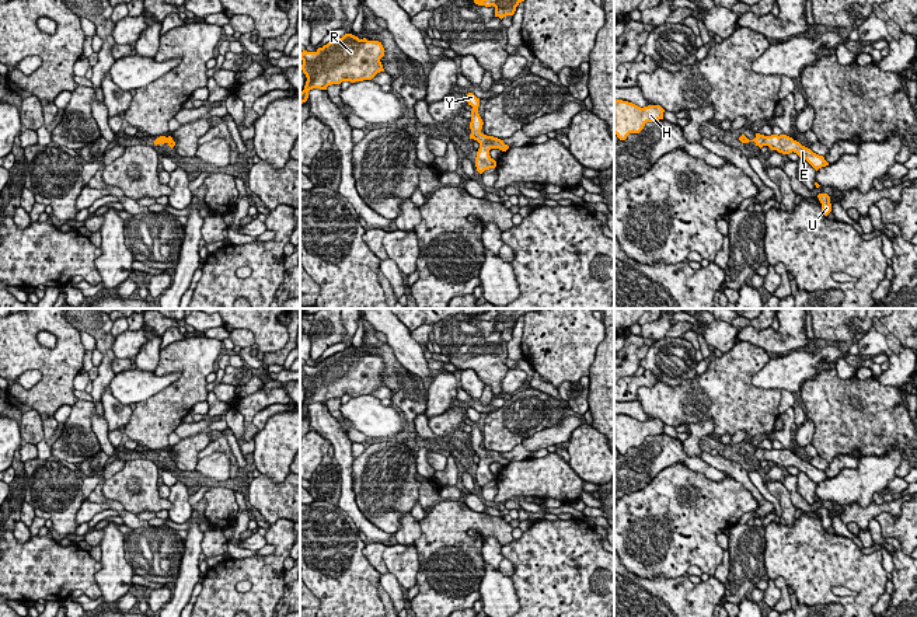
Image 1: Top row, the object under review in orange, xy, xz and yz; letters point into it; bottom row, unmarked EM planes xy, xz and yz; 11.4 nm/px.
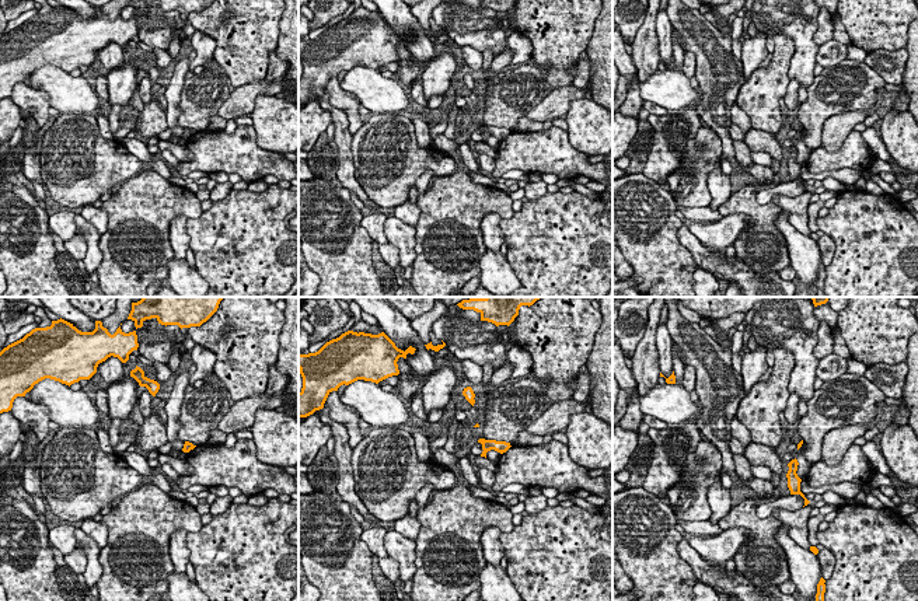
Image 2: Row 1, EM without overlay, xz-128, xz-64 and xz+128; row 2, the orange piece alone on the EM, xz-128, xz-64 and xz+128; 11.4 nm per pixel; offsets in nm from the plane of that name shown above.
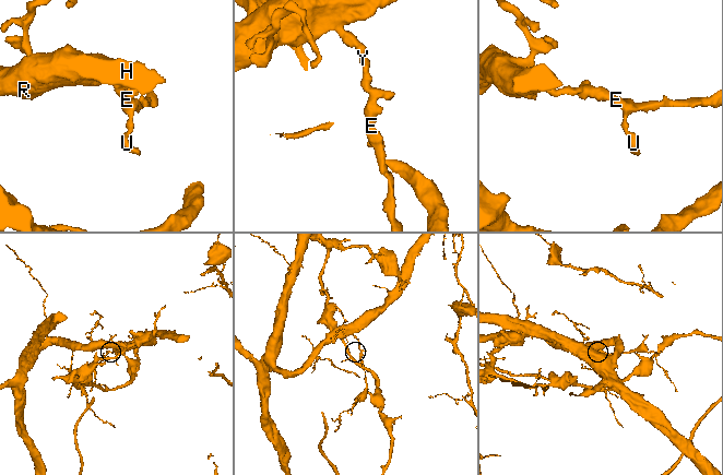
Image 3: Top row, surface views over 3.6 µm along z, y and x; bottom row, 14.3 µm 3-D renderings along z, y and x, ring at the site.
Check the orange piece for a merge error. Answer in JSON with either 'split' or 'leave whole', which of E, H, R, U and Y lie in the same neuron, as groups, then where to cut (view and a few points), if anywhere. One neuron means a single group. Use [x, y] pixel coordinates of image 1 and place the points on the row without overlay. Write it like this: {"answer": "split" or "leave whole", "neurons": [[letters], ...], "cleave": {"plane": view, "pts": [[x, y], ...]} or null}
{"answer": "split", "neurons": [["E", "U"], ["H", "R", "Y"]], "cleave": {"plane": "xz", "pts": [[483, 448], [476, 453]]}}

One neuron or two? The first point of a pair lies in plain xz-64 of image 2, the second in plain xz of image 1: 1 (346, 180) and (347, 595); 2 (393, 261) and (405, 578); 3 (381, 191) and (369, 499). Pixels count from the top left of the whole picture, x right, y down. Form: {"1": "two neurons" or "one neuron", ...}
{"1": "two neurons", "2": "two neurons", "3": "one neuron"}

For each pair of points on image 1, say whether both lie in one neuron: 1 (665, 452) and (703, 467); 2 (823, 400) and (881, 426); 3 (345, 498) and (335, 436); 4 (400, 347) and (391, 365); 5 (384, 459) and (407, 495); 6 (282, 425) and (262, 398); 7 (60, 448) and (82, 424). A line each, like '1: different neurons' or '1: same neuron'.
1: same neuron
2: same neuron
3: same neuron
4: different neurons
5: same neuron
6: different neurons
7: same neuron

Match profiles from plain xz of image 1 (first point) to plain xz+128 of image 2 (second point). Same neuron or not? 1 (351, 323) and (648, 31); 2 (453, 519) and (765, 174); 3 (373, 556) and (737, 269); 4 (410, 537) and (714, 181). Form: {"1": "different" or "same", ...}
{"1": "different", "2": "different", "3": "same", "4": "same"}

